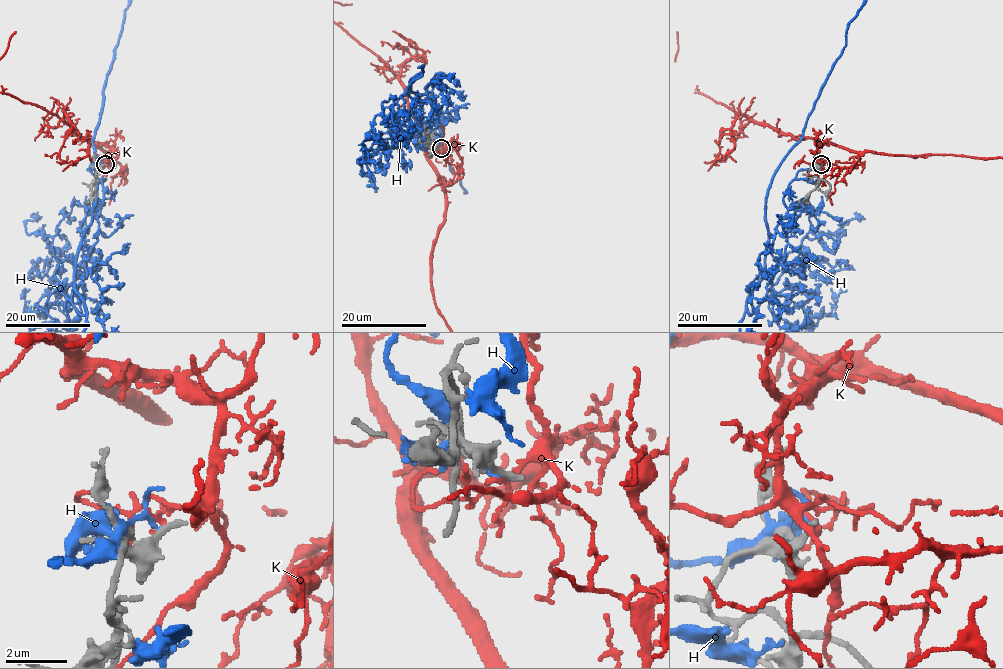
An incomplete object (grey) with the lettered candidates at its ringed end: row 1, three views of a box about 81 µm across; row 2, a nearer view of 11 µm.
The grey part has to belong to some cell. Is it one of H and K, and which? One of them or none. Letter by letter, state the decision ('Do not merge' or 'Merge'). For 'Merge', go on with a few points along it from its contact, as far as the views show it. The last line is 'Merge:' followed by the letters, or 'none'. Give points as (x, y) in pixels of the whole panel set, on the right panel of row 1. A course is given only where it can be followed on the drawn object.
H: Do not merge
K: Do not merge
Merge: none

